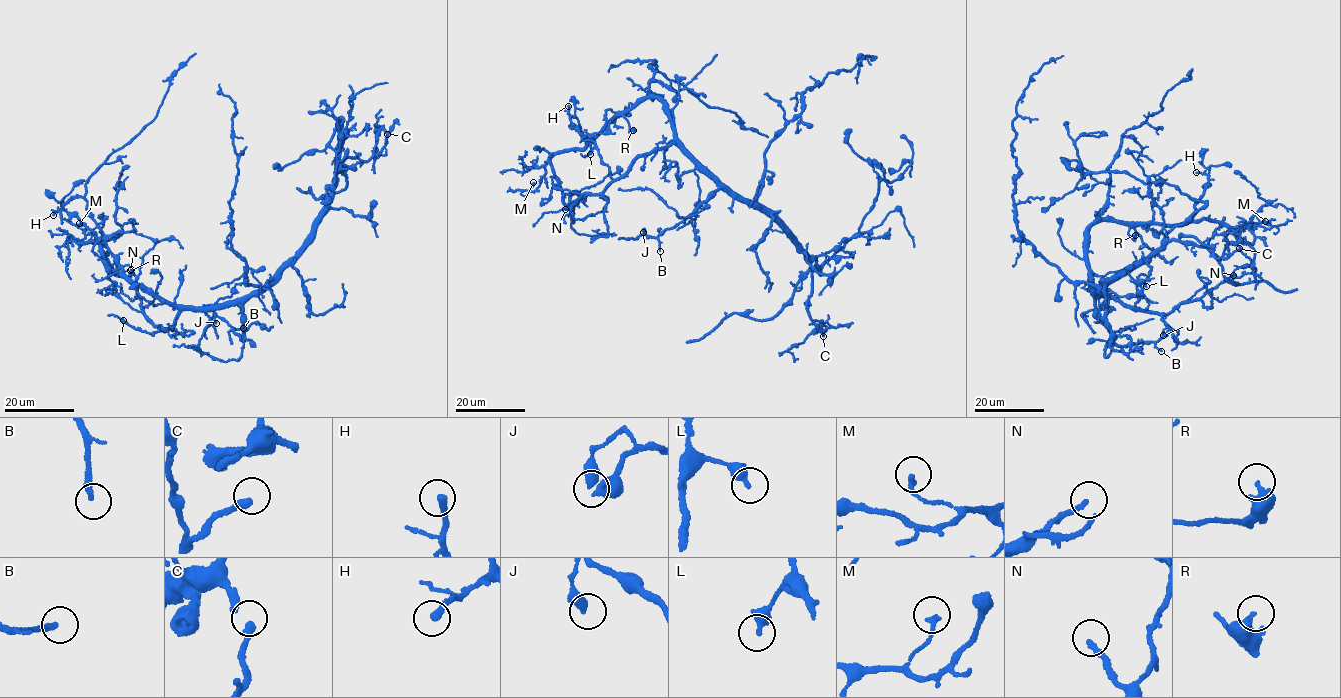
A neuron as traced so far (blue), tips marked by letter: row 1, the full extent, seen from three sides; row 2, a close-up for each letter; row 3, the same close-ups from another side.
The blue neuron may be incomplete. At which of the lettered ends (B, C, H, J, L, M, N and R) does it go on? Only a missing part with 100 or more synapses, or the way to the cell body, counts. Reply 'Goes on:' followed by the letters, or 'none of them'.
Goes on: C

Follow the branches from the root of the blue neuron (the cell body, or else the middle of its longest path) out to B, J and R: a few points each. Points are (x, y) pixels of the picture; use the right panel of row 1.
B: (1097, 293), (1095, 309), (1099, 320), (1112, 335), (1112, 342), (1121, 346), (1153, 342), (1161, 351)
J: (1097, 293), (1099, 320), (1112, 335), (1112, 342), (1121, 346), (1158, 340), (1168, 327), (1163, 335)
R: (1097, 293), (1091, 284), (1086, 233), (1098, 221), (1115, 219), (1129, 226), (1130, 237), (1135, 235)

